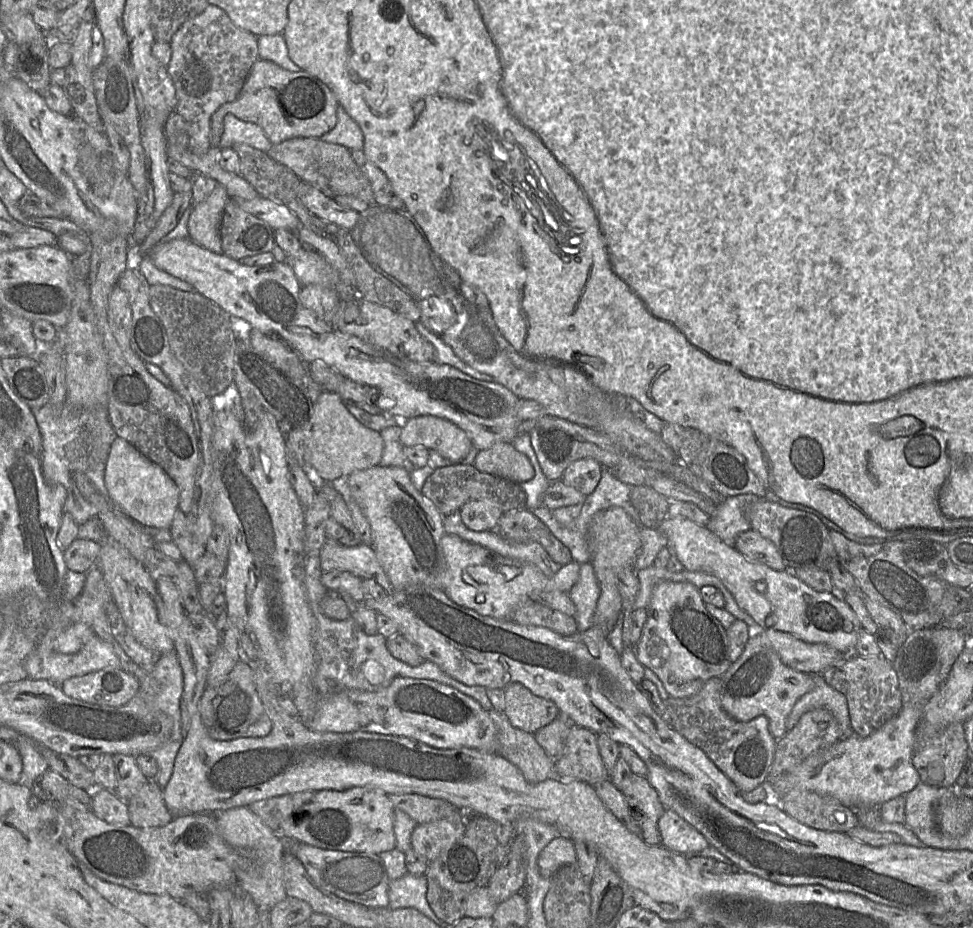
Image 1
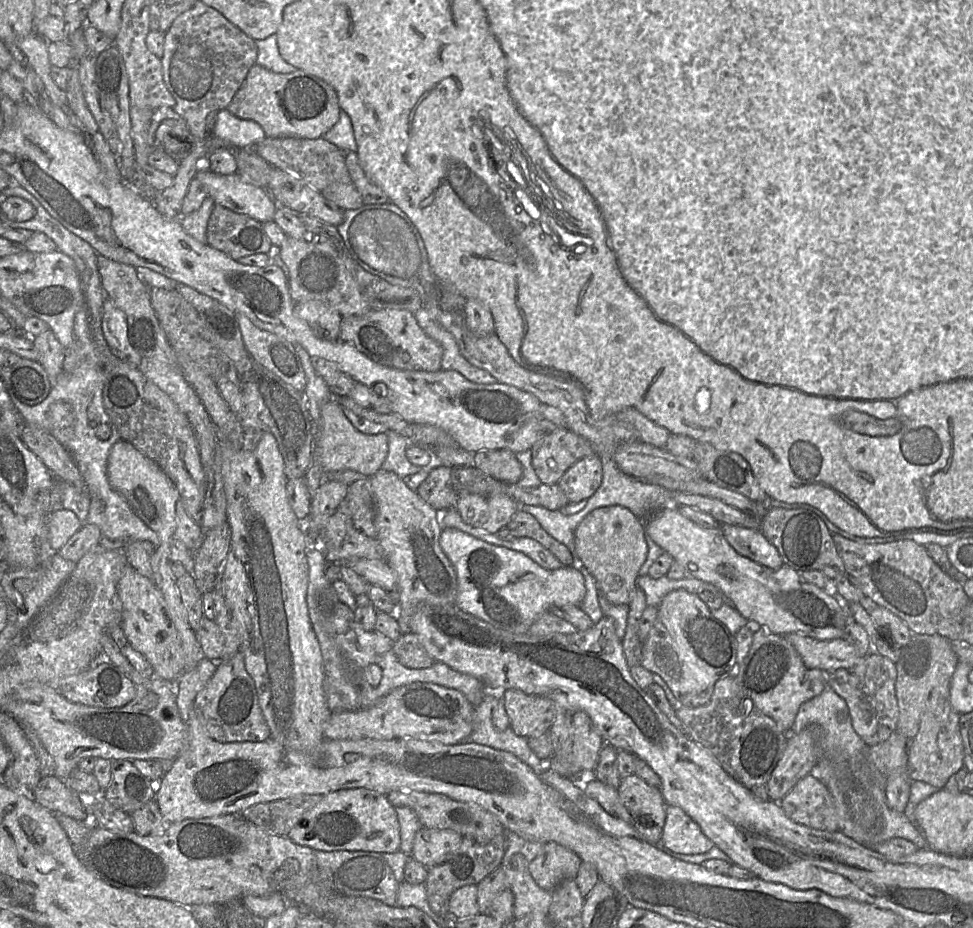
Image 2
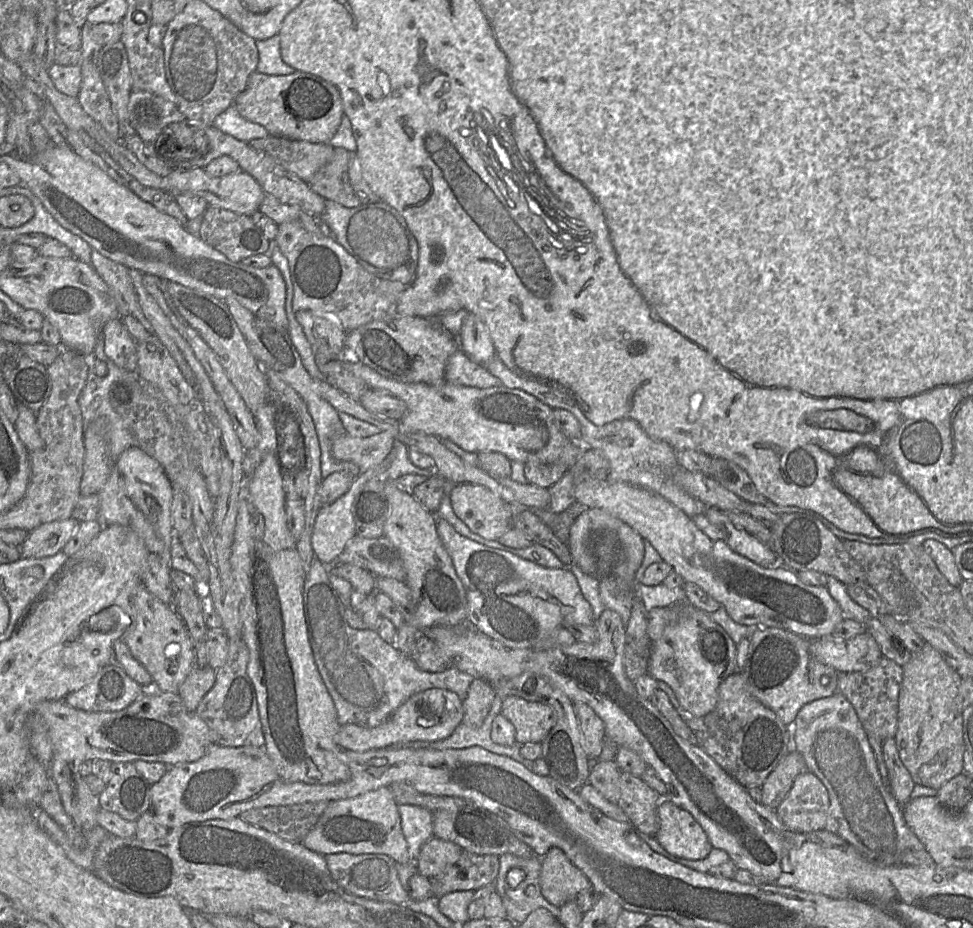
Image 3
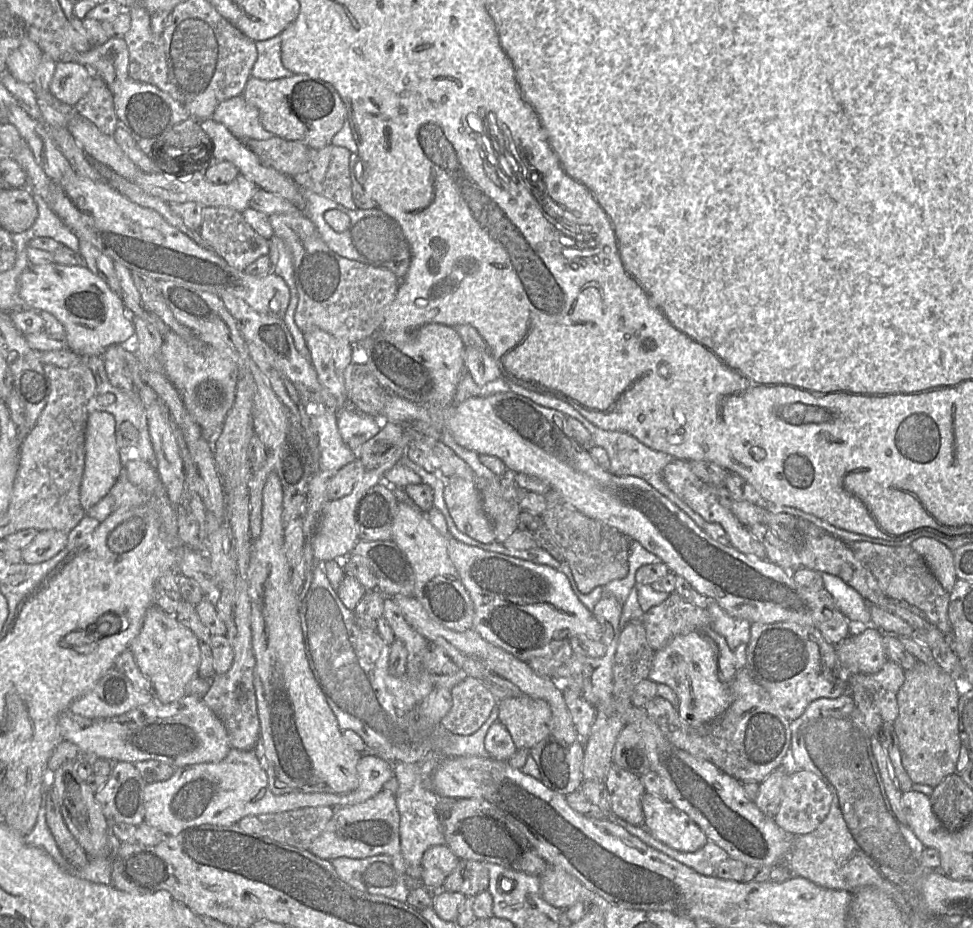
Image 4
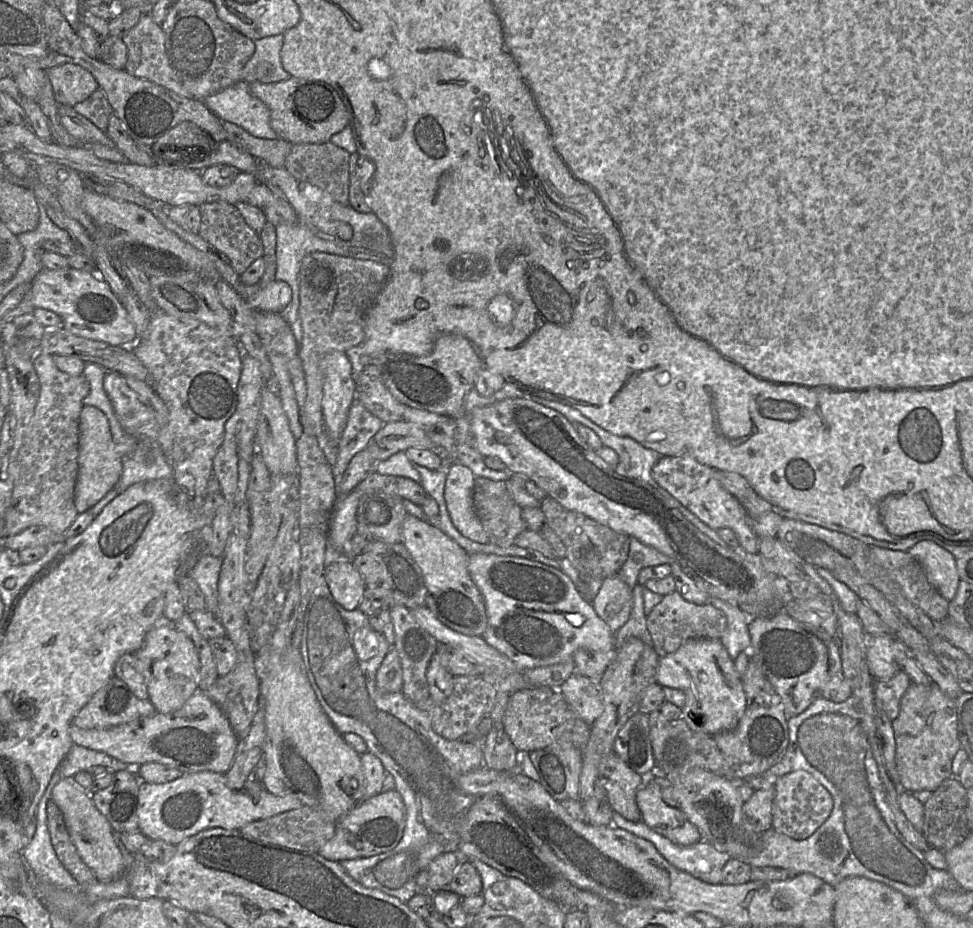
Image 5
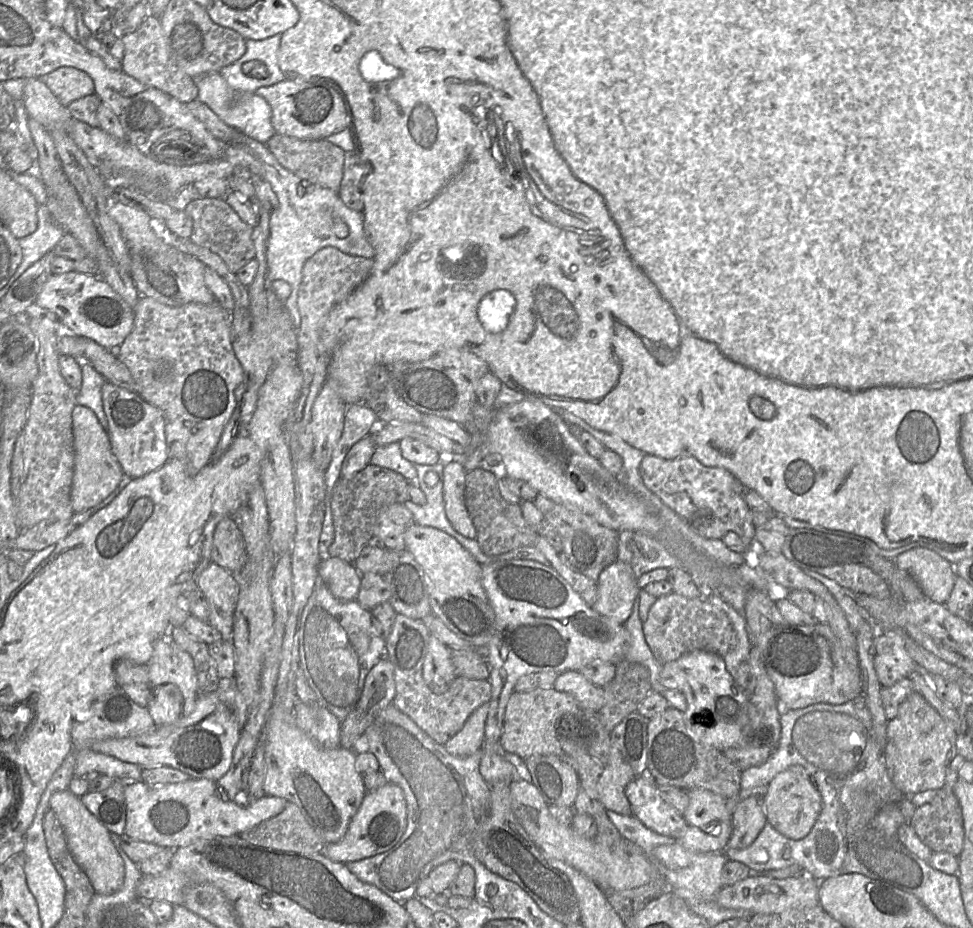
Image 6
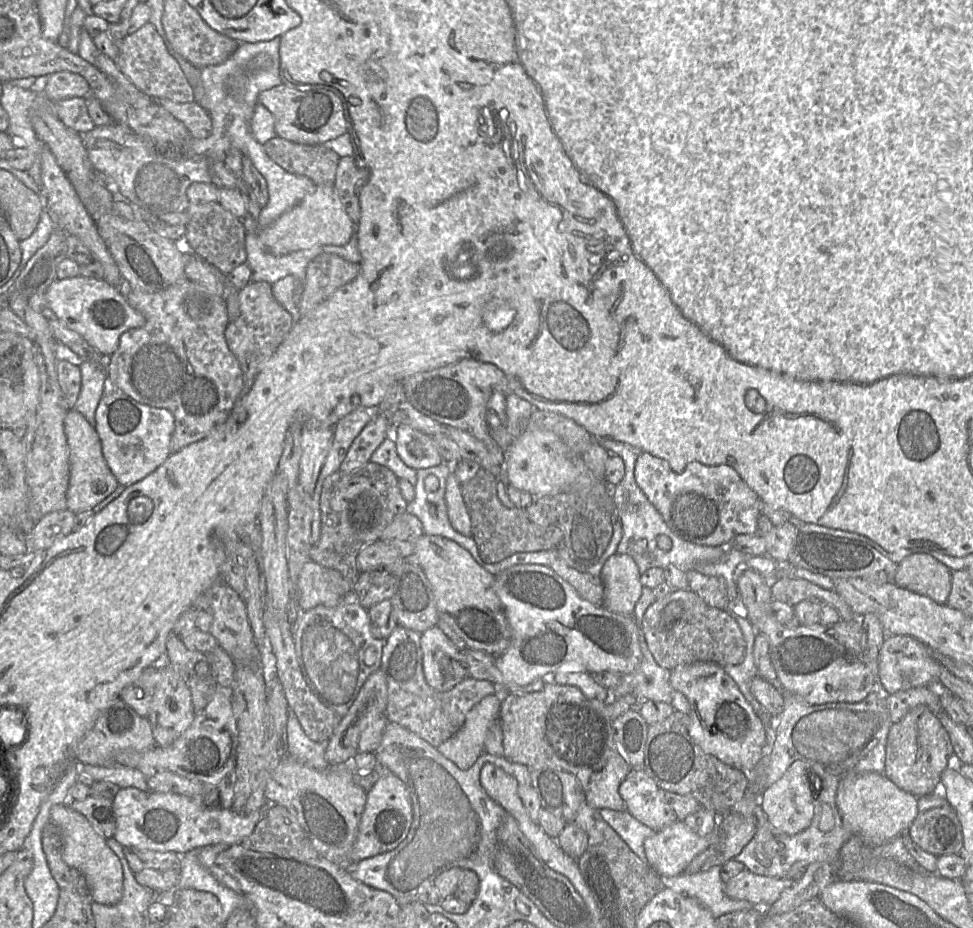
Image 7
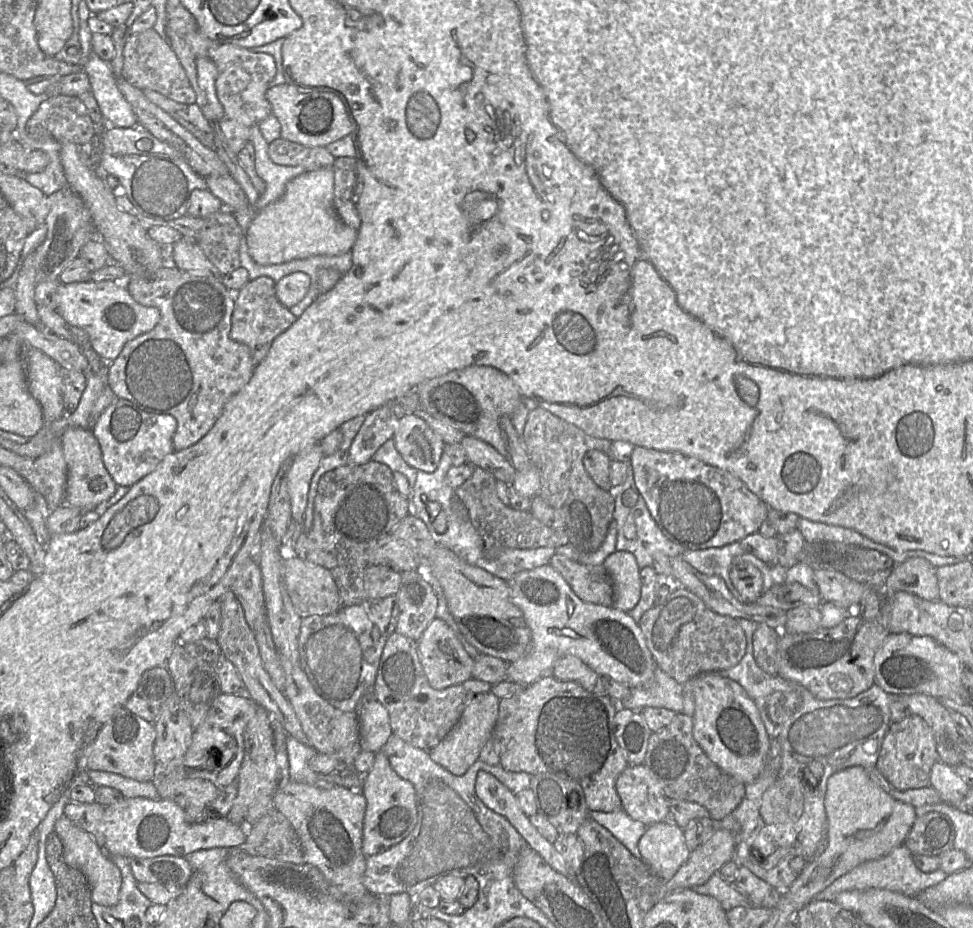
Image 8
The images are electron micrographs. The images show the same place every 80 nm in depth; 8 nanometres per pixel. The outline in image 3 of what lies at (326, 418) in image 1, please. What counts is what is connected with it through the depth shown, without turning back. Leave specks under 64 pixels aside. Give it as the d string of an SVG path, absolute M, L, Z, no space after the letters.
M389 431L365 438L345 433L334 441L332 455L336 460L353 462L365 471L379 465L389 455L395 440Z

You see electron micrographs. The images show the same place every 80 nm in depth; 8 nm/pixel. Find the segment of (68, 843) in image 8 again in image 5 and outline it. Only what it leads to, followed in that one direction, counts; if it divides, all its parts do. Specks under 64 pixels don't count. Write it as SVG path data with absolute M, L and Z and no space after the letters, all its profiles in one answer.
M65 777L54 786L50 799L60 809L71 841L83 862L93 871L96 881L110 882L125 875L124 859L110 834L111 825L94 805L88 790L73 777Z

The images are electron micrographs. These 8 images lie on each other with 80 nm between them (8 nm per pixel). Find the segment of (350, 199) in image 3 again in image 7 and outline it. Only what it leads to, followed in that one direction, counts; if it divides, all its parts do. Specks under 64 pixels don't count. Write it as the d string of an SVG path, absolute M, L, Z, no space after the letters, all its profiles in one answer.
M276 135L263 146L267 155L287 172L305 176L316 186L334 185L340 157L323 144L300 144Z

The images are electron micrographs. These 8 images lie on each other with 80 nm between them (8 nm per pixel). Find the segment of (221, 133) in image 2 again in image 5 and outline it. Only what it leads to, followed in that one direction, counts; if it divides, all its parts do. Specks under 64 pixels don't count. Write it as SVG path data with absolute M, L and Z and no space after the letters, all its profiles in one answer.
M239 81L203 100L205 106L221 121L235 124L254 137L276 139L270 125L270 111L252 95L249 84Z

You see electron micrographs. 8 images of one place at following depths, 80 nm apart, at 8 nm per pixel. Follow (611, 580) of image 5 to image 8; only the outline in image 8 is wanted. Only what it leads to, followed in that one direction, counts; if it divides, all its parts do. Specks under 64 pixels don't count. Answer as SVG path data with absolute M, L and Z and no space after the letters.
M615 551L603 562L613 583L613 607L629 612L640 598L641 580L636 559L631 552Z

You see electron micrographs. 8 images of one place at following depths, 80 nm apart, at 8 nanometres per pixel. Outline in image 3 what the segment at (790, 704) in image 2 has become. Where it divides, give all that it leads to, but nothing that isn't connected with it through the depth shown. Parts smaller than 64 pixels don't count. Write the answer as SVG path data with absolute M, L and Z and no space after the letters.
M757 626L750 638L748 656L739 672L748 692L789 726L800 709L814 700L839 692L840 673L815 659L809 651L809 640L788 630Z

